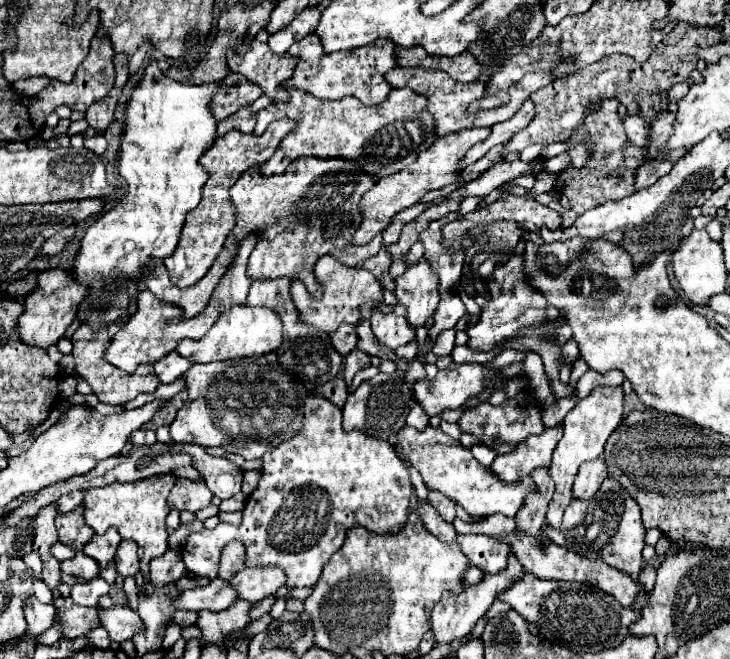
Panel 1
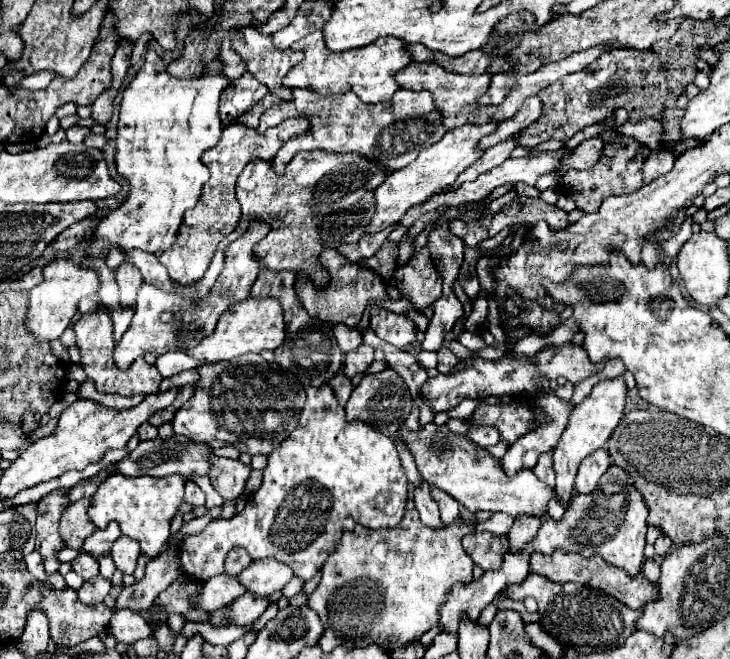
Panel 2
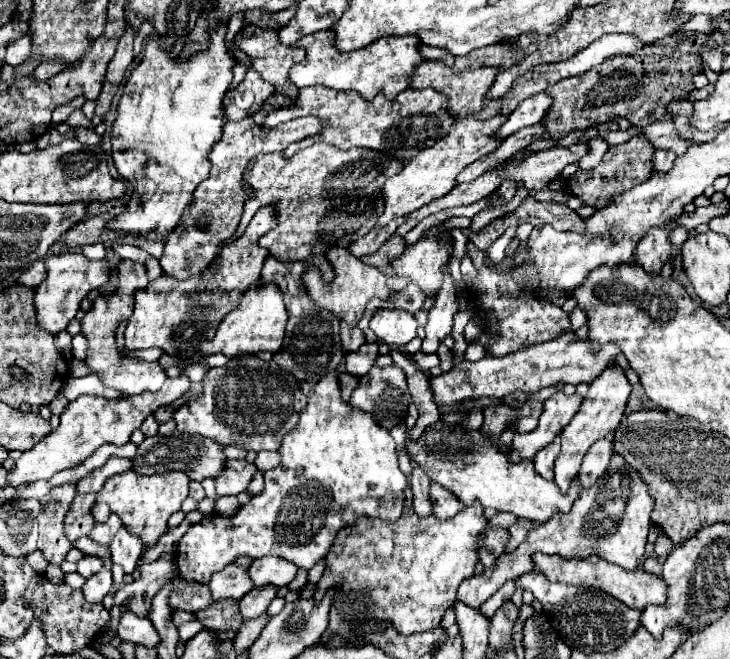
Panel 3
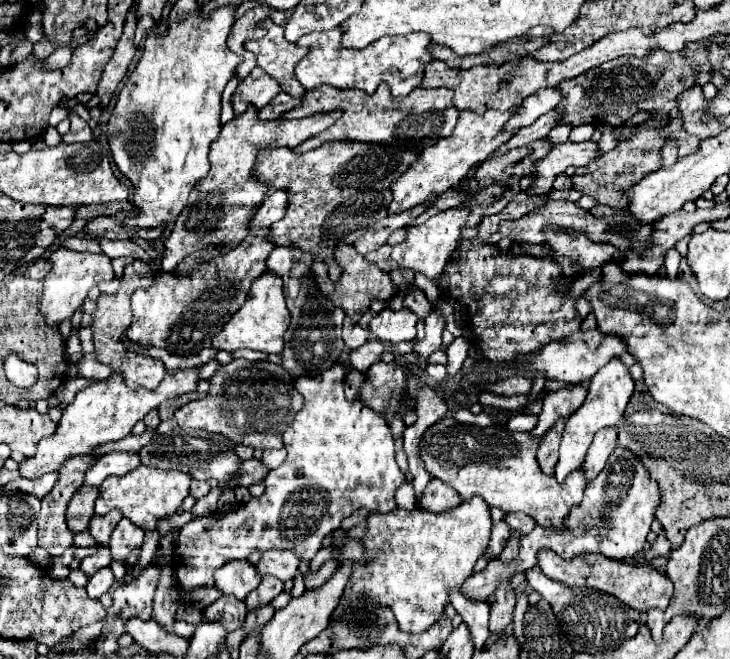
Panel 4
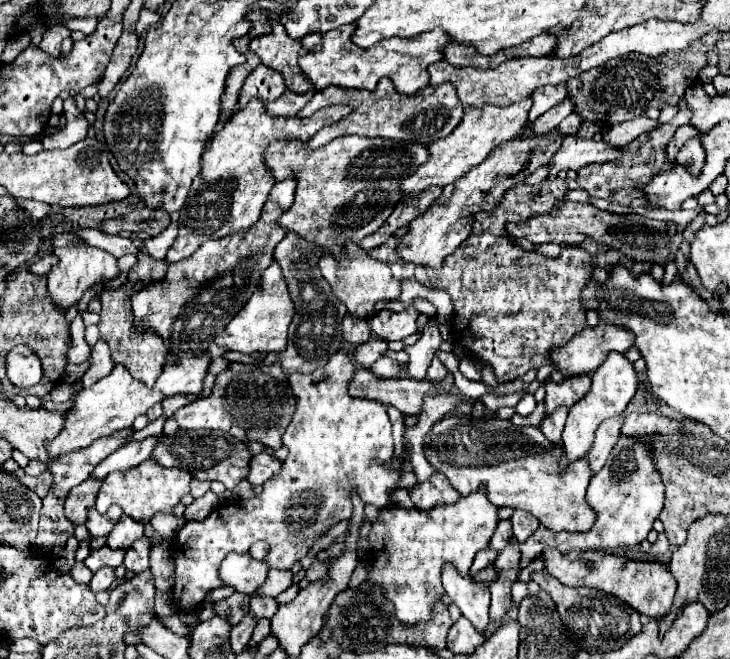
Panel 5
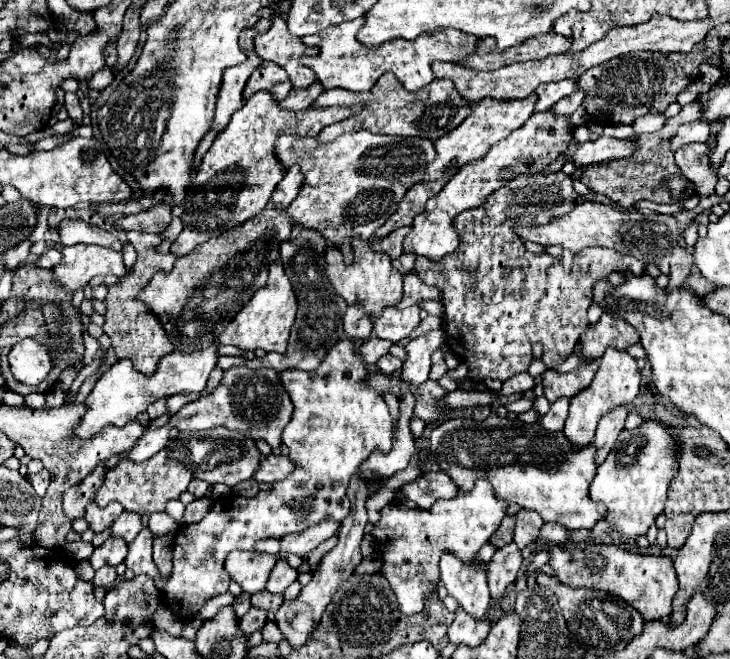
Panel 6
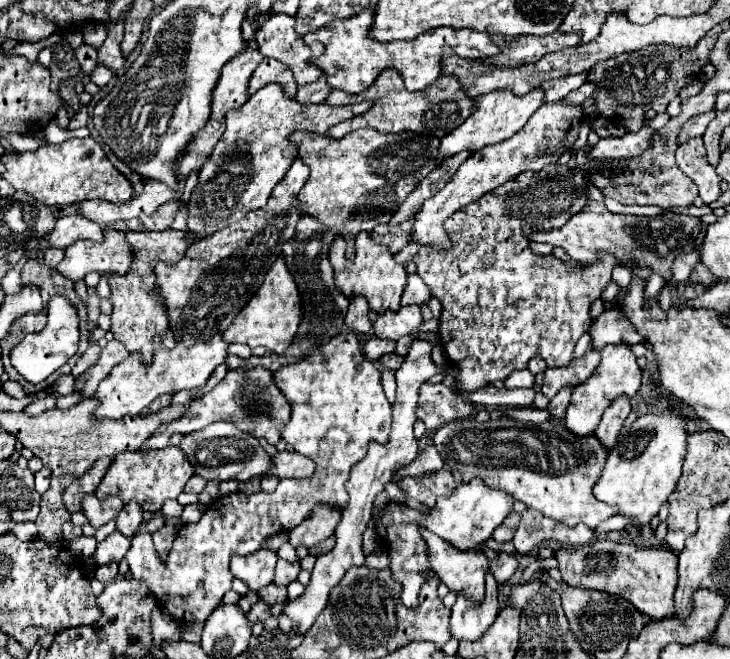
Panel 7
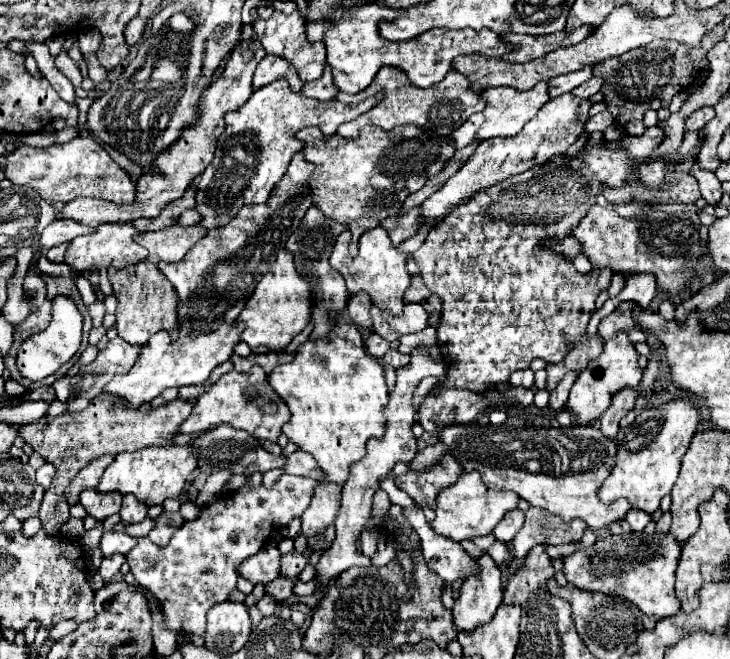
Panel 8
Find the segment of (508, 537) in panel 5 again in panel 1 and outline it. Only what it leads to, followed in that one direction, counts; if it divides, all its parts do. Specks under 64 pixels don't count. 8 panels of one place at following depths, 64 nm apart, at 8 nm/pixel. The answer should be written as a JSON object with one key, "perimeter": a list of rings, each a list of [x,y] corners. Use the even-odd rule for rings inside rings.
{"perimeter":[[[464,534],[464,536],[458,536],[458,540],[470,564],[490,574],[496,574],[506,566],[506,558],[512,550],[510,544],[484,534]]]}

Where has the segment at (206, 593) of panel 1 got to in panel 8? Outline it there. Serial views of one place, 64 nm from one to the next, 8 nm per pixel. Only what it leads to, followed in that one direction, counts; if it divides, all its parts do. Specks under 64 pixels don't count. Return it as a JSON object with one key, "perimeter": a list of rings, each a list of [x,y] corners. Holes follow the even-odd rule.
{"perimeter":[[[266,544],[256,556],[250,556],[240,564],[240,574],[252,584],[268,584],[280,576],[280,550],[276,544]]]}

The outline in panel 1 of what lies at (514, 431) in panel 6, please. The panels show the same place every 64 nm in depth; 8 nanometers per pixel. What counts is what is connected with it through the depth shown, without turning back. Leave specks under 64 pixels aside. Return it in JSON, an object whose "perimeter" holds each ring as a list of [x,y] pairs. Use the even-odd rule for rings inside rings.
{"perimeter":[[[430,424],[422,432],[418,432],[416,428],[404,426],[398,432],[396,452],[400,454],[400,458],[412,462],[412,466],[422,474],[422,480],[428,490],[438,490],[446,494],[472,516],[490,516],[490,514],[502,512],[514,518],[516,512],[524,506],[526,496],[536,492],[536,484],[532,476],[524,476],[518,482],[504,482],[488,466],[480,464],[472,456],[470,448],[462,446],[458,440],[450,438],[440,428],[432,428]]]}

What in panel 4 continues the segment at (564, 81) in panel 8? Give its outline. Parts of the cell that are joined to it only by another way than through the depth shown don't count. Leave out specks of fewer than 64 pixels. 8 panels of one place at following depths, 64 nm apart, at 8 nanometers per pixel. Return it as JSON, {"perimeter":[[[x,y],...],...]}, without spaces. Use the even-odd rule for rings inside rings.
{"perimeter":[[[542,88],[536,94],[528,96],[528,100],[524,100],[524,104],[518,108],[516,116],[508,120],[508,128],[530,126],[538,116],[556,108],[556,104],[560,104],[560,96],[560,88]]]}

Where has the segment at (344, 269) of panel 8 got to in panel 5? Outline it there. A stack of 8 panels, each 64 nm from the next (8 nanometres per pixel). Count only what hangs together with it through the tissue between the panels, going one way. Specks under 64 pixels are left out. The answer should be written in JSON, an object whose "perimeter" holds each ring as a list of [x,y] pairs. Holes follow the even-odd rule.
{"perimeter":[[[348,242],[346,244],[346,252],[350,256],[350,268],[340,272],[338,268],[338,262],[332,254],[324,254],[320,258],[320,270],[322,270],[322,276],[328,280],[328,284],[332,286],[334,294],[346,304],[348,312],[354,314],[354,316],[360,316],[360,318],[372,318],[376,314],[374,306],[376,302],[380,300],[398,300],[400,296],[400,290],[398,290],[398,280],[390,274],[390,266],[382,260],[376,260],[372,258],[364,248],[360,248],[356,242]]]}

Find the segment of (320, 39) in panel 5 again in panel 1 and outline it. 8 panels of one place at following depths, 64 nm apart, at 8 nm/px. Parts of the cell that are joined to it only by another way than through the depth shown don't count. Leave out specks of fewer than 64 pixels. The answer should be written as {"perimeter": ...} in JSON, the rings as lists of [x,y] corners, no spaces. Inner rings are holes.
{"perimeter":[[[308,34],[300,42],[292,44],[288,52],[298,56],[300,62],[294,68],[292,78],[284,82],[286,88],[300,88],[300,90],[304,90],[316,98],[324,98],[324,100],[340,100],[340,98],[352,94],[366,106],[382,104],[388,98],[388,92],[392,90],[392,86],[386,82],[384,74],[398,66],[396,44],[392,44],[392,40],[388,40],[388,38],[380,38],[362,48],[326,54],[320,38],[316,34]]]}

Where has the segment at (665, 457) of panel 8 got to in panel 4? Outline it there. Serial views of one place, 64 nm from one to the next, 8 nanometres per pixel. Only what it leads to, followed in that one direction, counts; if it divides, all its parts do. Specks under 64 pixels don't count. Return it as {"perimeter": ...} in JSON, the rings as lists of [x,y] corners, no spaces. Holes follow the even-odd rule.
{"perimeter":[[[616,446],[616,450],[610,454],[606,462],[606,468],[594,480],[588,482],[582,504],[572,508],[570,516],[566,518],[566,526],[570,530],[554,532],[536,526],[528,536],[520,540],[520,556],[516,560],[508,564],[502,564],[498,558],[490,560],[482,572],[472,574],[462,584],[462,590],[472,600],[486,600],[488,596],[492,596],[492,592],[504,578],[510,578],[516,572],[530,570],[536,562],[536,554],[542,548],[550,548],[562,558],[580,556],[586,552],[598,552],[616,560],[634,556],[636,552],[642,550],[646,542],[650,524],[654,520],[654,512],[660,506],[660,502],[662,502],[660,486],[656,480],[652,480],[642,460],[634,456],[634,452],[628,452],[628,448]]]}

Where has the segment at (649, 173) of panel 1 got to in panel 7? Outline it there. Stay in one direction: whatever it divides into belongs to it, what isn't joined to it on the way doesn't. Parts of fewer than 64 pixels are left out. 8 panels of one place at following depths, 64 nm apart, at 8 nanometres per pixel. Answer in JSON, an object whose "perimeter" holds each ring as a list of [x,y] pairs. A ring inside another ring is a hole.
{"perimeter":[[[714,110],[704,112],[704,114],[698,114],[698,116],[694,116],[694,120],[688,120],[686,126],[684,126],[682,132],[680,132],[680,142],[688,140],[688,138],[692,138],[692,136],[702,136],[704,130],[706,130],[706,126],[708,126],[708,122],[710,122],[712,118],[714,118]]]}

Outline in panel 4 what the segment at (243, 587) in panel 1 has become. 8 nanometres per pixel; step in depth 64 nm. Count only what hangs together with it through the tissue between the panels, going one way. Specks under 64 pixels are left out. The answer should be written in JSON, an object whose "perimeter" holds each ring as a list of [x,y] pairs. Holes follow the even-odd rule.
{"perimeter":[[[266,550],[260,558],[260,562],[256,564],[258,572],[264,576],[264,574],[272,574],[280,580],[290,580],[294,578],[296,574],[296,568],[298,568],[298,556],[296,552],[292,550]]]}

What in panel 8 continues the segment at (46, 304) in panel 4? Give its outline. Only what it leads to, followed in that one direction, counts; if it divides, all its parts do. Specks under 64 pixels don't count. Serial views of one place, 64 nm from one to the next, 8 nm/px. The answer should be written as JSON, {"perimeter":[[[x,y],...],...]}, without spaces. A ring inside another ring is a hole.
{"perimeter":[[[98,224],[92,234],[78,236],[72,240],[72,248],[68,248],[68,256],[64,262],[68,262],[74,270],[86,272],[94,268],[118,268],[132,262],[140,262],[140,244],[134,240],[142,232],[134,224]]]}

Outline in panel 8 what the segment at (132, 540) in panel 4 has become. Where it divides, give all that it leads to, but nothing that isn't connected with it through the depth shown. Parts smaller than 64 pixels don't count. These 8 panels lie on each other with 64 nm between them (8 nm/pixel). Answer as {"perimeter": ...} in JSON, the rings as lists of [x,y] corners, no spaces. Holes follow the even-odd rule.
{"perimeter":[[[126,494],[122,500],[122,508],[120,508],[120,518],[124,522],[142,522],[148,516],[148,504],[140,504],[140,500],[136,500],[136,496]]]}

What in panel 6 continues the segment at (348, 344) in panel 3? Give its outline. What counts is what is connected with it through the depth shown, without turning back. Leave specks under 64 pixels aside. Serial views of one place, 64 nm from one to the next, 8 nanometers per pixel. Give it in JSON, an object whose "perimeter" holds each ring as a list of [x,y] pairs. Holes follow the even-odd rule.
{"perimeter":[[[360,304],[348,306],[344,316],[344,332],[348,334],[348,338],[354,338],[354,340],[364,340],[370,336],[372,322]]]}

